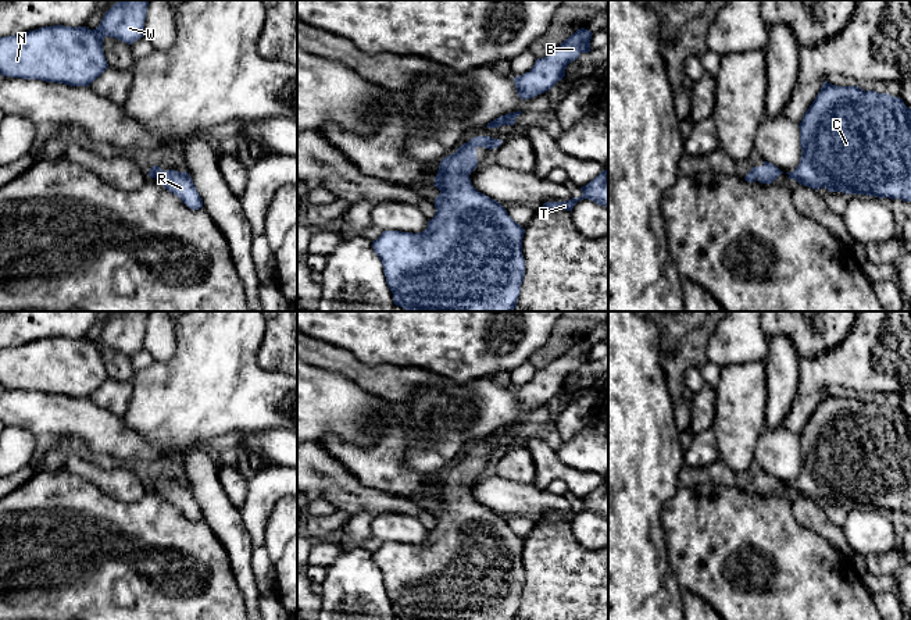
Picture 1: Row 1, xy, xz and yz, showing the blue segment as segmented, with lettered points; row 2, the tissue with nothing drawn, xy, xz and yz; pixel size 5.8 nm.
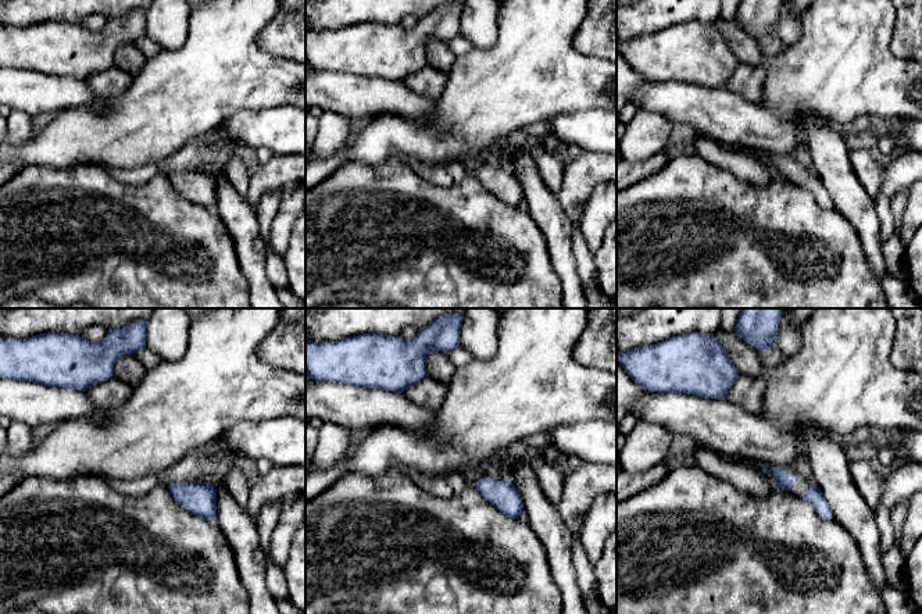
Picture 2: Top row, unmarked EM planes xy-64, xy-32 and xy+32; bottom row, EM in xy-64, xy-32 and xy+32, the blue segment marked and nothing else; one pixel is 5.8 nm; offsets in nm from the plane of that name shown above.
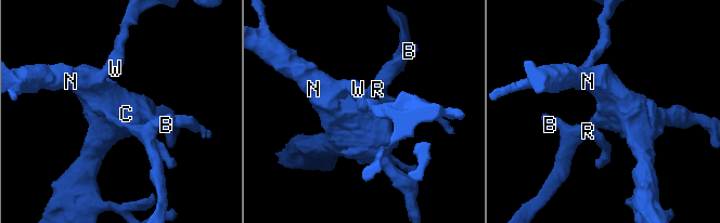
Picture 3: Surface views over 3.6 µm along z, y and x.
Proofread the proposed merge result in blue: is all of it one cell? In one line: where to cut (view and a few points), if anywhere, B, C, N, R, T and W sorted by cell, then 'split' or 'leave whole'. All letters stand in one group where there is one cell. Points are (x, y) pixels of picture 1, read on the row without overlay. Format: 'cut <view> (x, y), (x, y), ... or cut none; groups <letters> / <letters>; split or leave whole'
cut none; groups B C N R T W; leave whole

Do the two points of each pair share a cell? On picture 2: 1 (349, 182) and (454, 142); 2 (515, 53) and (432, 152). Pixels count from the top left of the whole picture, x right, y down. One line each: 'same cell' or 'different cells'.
1: different cells
2: same cell

